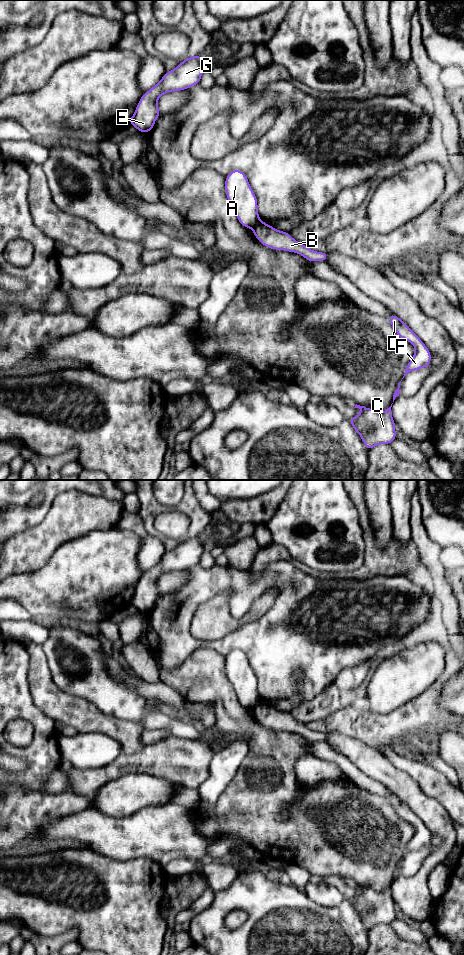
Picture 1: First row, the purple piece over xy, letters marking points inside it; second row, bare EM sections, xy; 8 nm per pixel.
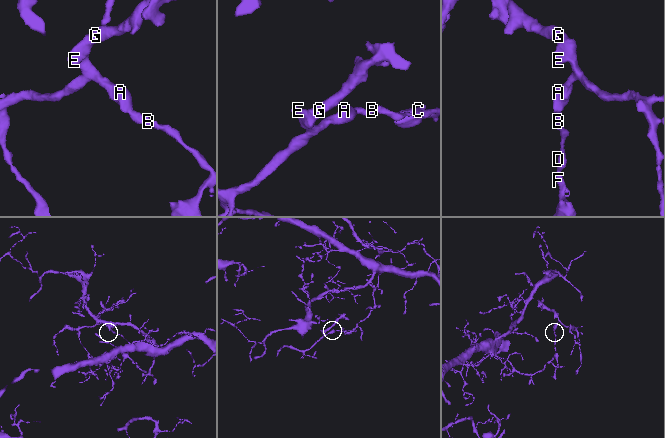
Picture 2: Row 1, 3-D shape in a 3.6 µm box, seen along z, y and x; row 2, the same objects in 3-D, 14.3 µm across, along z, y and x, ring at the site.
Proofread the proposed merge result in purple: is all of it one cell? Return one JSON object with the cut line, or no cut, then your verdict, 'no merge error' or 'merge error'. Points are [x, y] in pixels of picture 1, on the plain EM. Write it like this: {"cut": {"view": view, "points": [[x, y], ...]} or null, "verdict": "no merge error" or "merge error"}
{"cut": {"view": "xy", "points": [[260, 701], [252, 708]]}, "verdict": "merge error"}

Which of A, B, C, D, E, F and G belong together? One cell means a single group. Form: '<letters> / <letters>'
A E G / B C D F

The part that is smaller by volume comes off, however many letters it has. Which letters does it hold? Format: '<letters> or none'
A, E, G

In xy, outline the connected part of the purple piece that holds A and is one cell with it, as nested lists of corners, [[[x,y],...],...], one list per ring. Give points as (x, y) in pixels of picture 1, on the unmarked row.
[[[234,649],[225,657],[225,672],[243,707],[253,708],[260,702],[257,677],[243,651]]]

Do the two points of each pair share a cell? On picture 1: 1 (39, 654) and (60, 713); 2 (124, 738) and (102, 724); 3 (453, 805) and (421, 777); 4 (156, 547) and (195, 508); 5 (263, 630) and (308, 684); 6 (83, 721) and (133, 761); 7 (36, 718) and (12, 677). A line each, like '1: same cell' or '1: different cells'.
1: same cell
2: same cell
3: same cell
4: different cells
5: same cell
6: different cells
7: same cell

